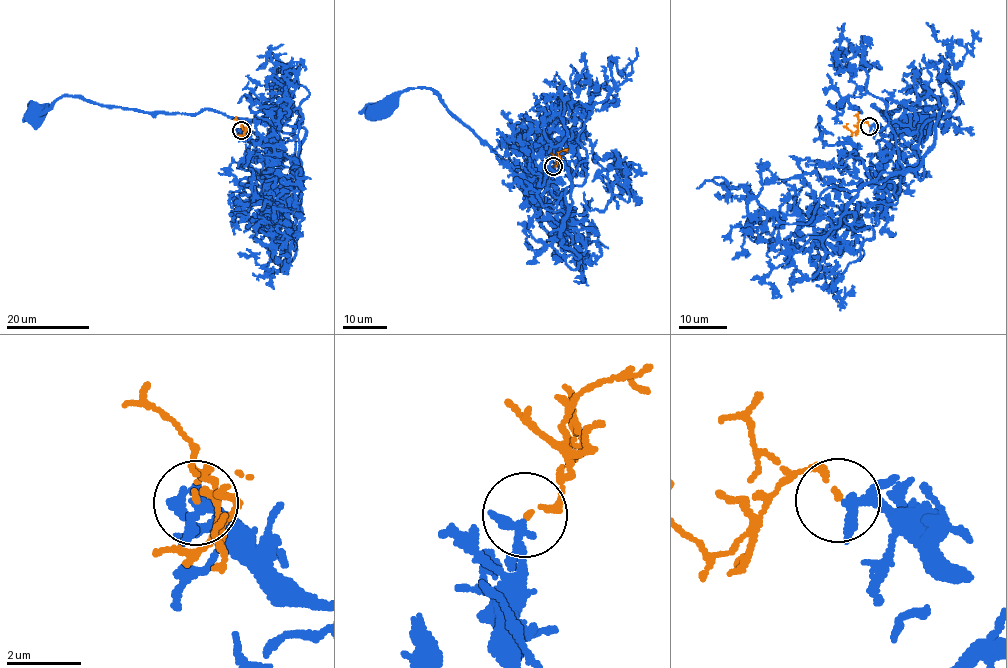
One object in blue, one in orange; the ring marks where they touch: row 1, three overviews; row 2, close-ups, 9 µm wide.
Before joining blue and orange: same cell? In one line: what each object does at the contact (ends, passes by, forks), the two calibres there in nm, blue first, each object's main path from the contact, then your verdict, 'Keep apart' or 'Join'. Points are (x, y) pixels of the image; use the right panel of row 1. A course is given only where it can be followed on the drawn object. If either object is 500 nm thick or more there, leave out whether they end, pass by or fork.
At the ring blue forks. At the ring orange ends. Thickness 200 nm (blue) against 120 nm. Course of blue: (869, 125), (913, 150), (923, 125), (945, 112), (907, 101), (888, 115), (872, 105), (920, 128). Course of orange: (868, 125), (865, 122), (853, 132), (846, 127), (847, 123). Keep apart

